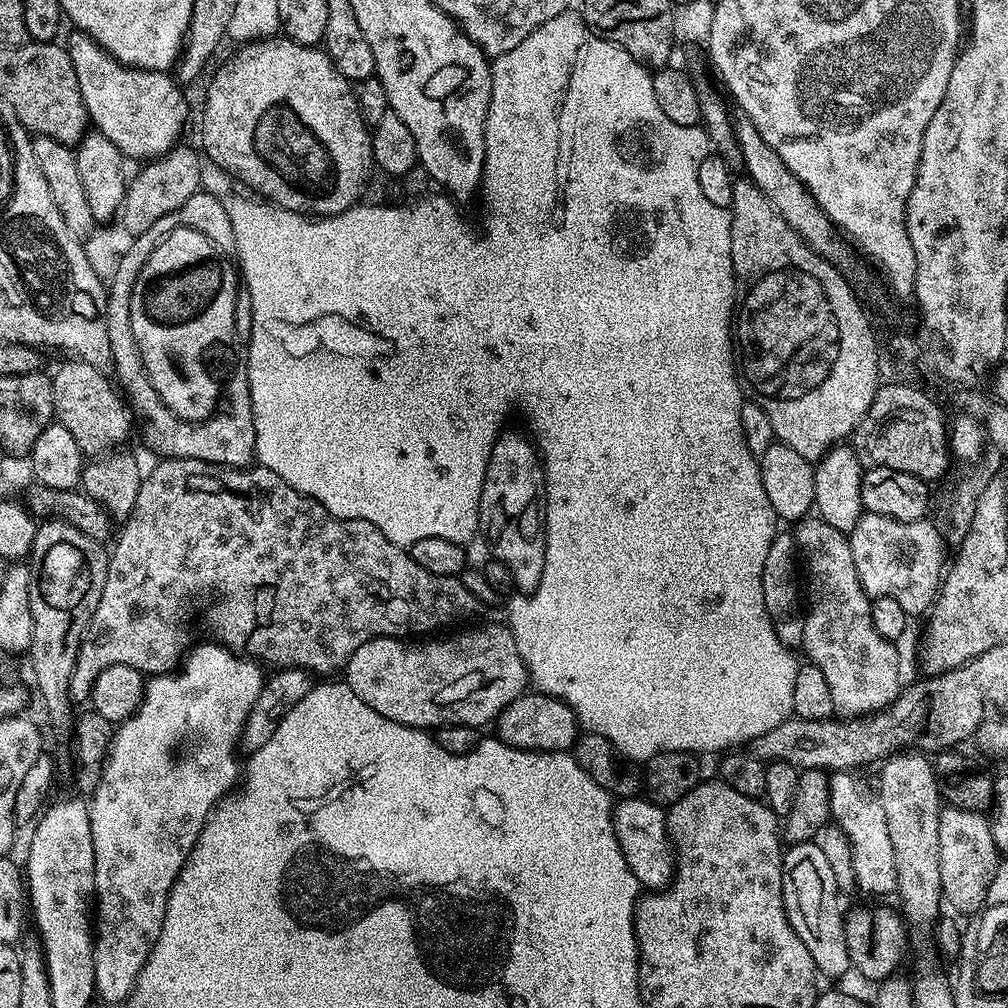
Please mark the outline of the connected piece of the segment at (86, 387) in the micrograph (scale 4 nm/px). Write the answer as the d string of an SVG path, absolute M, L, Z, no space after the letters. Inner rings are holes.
M75 358L69 359L67 362L69 364L64 364L57 372L53 371L51 373L52 410L55 423L66 426L66 430L70 430L70 435L74 437L74 442L78 442L80 451L84 453L85 457L103 456L104 453L113 451L117 446L123 445L120 443L128 436L129 411L126 409L121 393L117 391L113 381L105 373Z

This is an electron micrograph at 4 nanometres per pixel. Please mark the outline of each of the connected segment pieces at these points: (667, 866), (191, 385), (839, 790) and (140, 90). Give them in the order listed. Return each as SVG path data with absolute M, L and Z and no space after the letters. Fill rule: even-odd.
M624 798L613 807L612 825L618 838L618 846L626 858L626 866L630 866L634 878L638 878L641 889L667 888L676 874L676 861L672 837L668 835L665 809L647 798Z
M184 276L184 288L137 288L134 285L130 322L144 369L163 404L186 421L199 423L213 415L227 373L230 342L236 336L236 312L220 312L216 304L204 304L204 300L200 300L200 288L192 292L192 284L188 284L188 276Z
M851 771L831 773L830 816L848 839L848 848L852 851L852 876L864 892L873 892L884 896L896 892L896 863L894 846L890 842L890 830L886 830L886 818L880 808L879 799L872 796L855 780Z
M72 30L69 33L66 41L68 57L74 66L78 90L95 131L110 138L125 158L132 159L133 156L139 162L147 162L176 147L181 139L184 119L188 116L184 96L176 89L177 81L168 72L125 68L85 32Z

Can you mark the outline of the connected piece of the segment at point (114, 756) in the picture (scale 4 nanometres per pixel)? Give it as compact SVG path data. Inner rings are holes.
M219 642L200 644L197 648L189 647L186 655L181 659L178 667L170 672L153 675L144 685L144 696L140 705L131 716L119 721L112 737L112 744L108 748L108 756L104 759L104 769L100 775L95 790L90 793L87 801L88 817L90 818L90 834L94 842L94 978L96 979L96 996L104 999L108 1004L123 1005L132 995L132 987L136 984L142 966L148 961L154 942L160 936L160 927L166 914L168 892L174 886L182 866L187 862L188 855L196 845L196 840L204 828L213 808L221 799L237 787L242 776L242 764L236 761L236 743L241 743L244 726L260 691L264 689L266 672L255 659L242 656L239 652L232 652Z

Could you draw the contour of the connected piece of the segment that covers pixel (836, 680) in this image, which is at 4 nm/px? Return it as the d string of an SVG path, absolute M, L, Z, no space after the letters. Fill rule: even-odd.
M816 514L799 521L794 535L803 571L804 568L808 571L802 651L826 674L837 717L870 716L880 712L900 693L900 656L896 653L897 645L874 630L870 618L872 600L864 593L858 578L848 536Z

